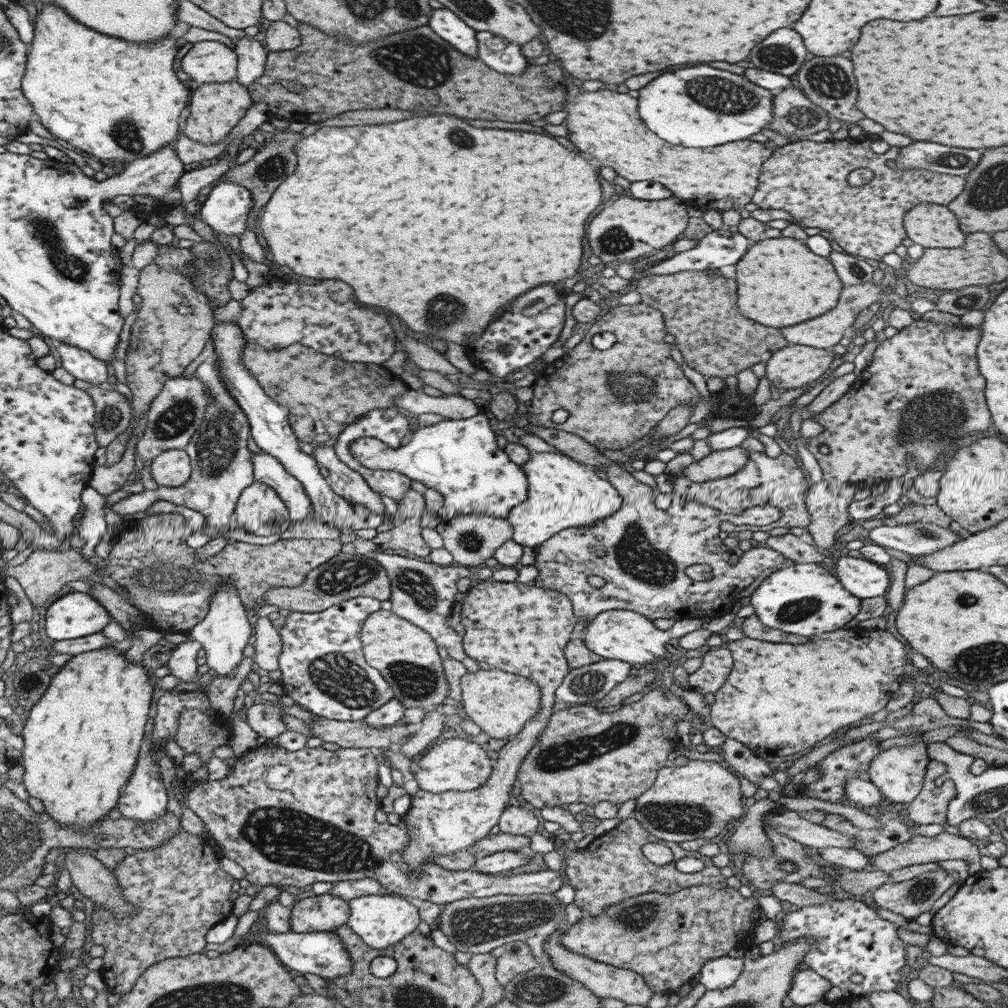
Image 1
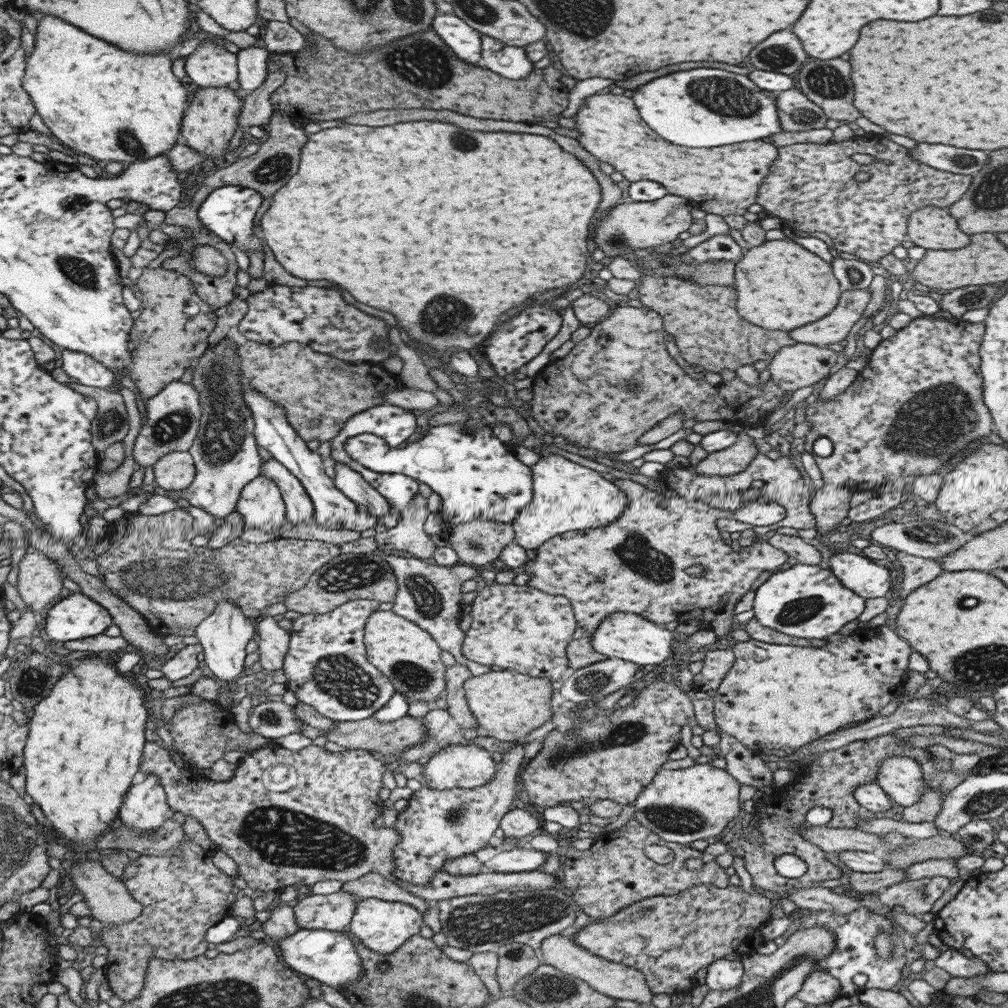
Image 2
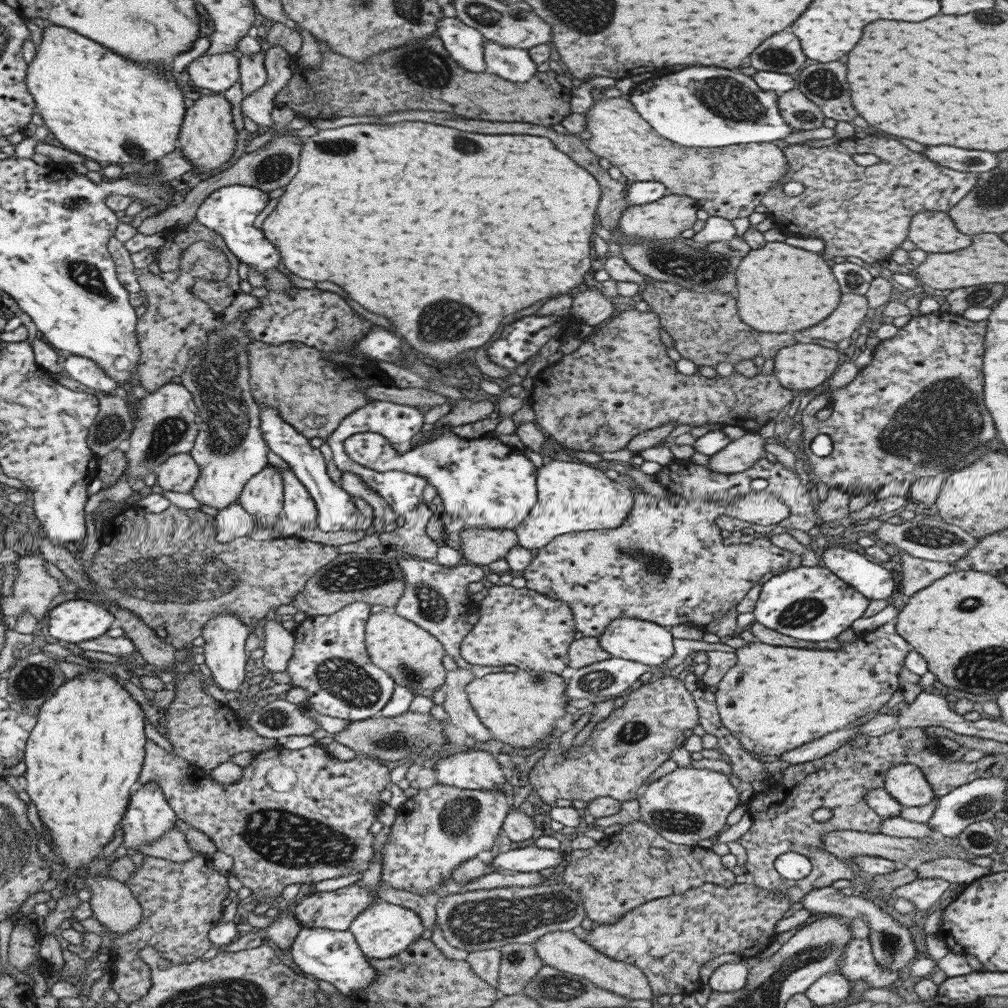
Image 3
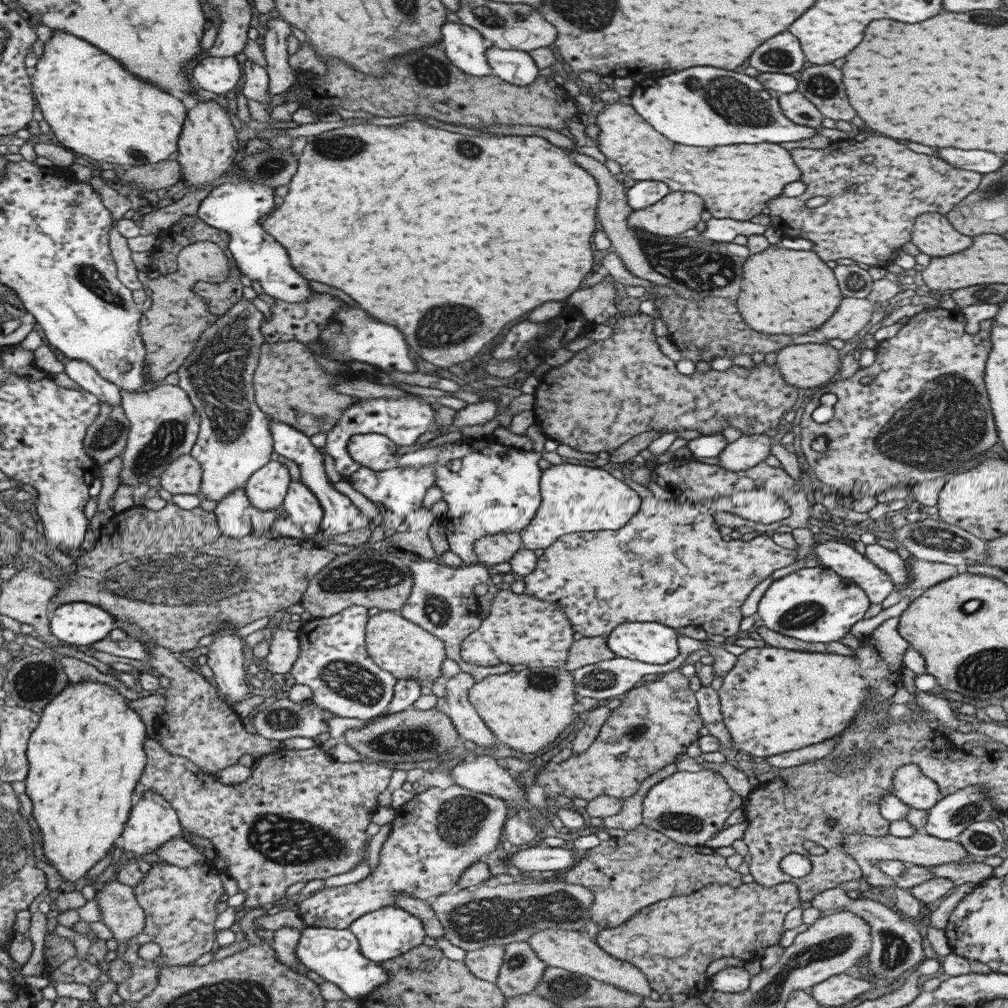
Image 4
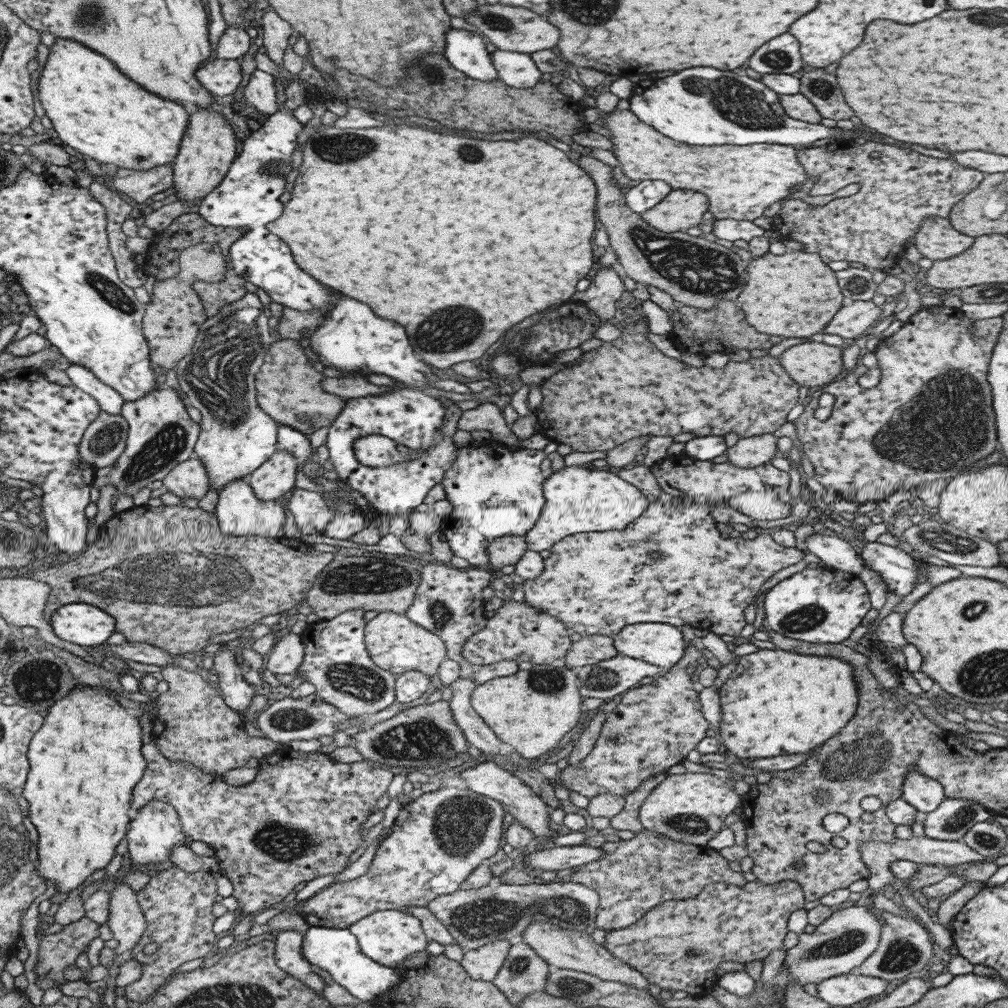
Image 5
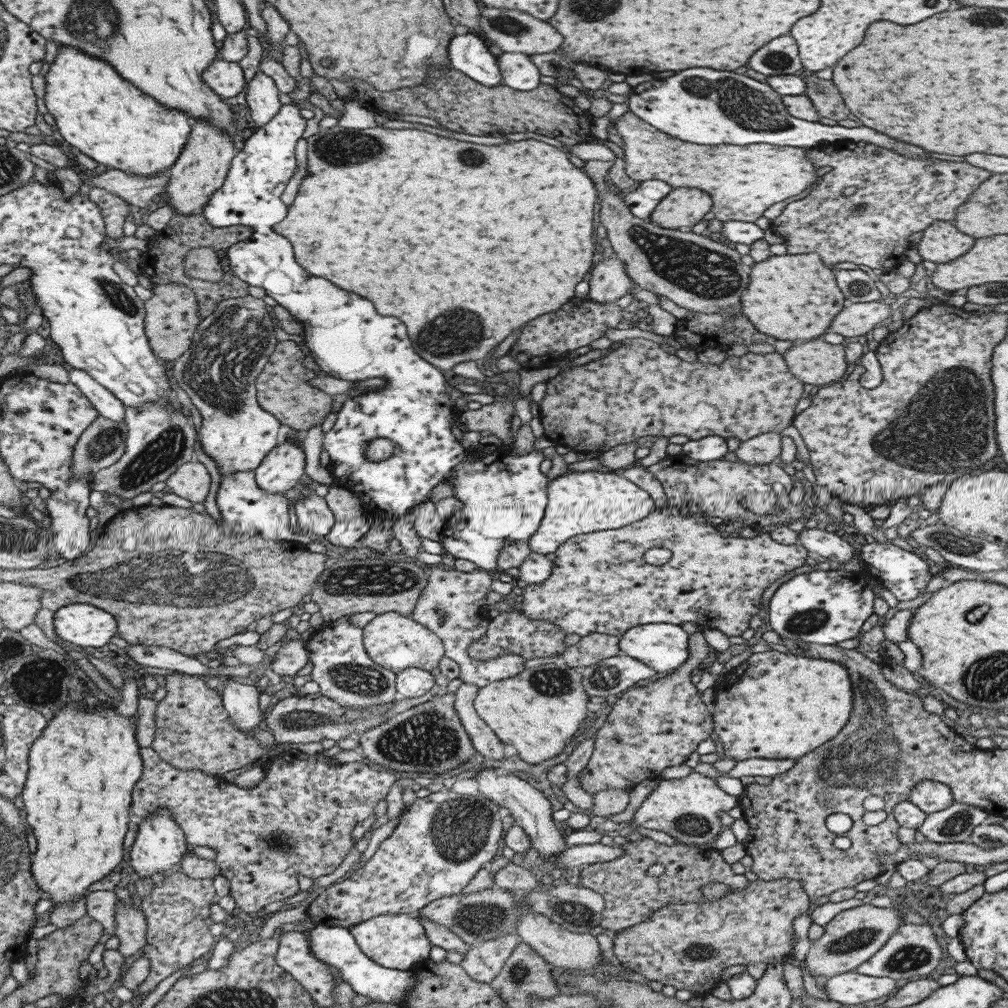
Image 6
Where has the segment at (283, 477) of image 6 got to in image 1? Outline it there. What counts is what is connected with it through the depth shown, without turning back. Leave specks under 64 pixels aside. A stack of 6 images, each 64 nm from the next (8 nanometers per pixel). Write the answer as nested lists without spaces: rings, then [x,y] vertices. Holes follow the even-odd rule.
[[[253,482],[240,492],[233,514],[235,522],[255,536],[278,534],[292,524],[283,501],[263,483]]]

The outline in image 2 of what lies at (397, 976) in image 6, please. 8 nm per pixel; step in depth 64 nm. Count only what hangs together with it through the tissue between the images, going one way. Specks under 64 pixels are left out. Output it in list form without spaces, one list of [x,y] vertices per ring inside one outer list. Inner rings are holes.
[[[299,929],[289,936],[269,942],[283,963],[293,971],[315,978],[319,982],[340,990],[348,982],[353,982],[362,973],[357,951],[343,931]]]

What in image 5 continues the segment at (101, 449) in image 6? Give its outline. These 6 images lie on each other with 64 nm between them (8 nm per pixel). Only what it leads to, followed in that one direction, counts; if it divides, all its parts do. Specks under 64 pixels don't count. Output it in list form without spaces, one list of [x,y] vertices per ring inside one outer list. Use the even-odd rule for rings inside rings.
[[[100,412],[88,425],[81,437],[79,458],[93,468],[113,466],[123,452],[128,424],[120,415]]]

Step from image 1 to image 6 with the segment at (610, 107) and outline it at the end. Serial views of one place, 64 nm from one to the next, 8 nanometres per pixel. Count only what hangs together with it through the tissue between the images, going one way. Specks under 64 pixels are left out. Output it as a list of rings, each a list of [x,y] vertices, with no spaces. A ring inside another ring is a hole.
[[[625,112],[612,120],[613,128],[617,136],[621,138],[621,150],[623,150],[624,171],[626,175],[635,180],[641,181],[660,180],[672,186],[672,188],[697,188],[706,192],[711,199],[714,218],[728,221],[738,220],[741,222],[755,222],[768,206],[781,202],[789,196],[795,196],[807,186],[813,184],[815,178],[814,166],[804,156],[804,149],[792,146],[775,146],[759,143],[757,146],[693,146],[689,142],[677,142],[668,134],[659,132],[653,126],[641,121],[632,112]]]

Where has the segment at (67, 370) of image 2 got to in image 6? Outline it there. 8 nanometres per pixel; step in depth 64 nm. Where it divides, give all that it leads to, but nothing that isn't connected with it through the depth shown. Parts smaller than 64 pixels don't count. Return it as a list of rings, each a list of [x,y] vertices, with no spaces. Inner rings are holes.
[[[69,370],[66,373],[68,382],[76,386],[85,396],[85,400],[97,410],[97,414],[112,421],[124,420],[124,407],[121,402],[109,392],[104,386],[93,380],[87,372],[83,370]]]

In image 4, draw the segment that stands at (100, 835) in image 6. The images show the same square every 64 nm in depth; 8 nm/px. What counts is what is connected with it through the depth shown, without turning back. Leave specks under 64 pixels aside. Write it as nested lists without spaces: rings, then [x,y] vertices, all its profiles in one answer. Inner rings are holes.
[[[83,681],[65,685],[53,700],[50,700],[41,711],[37,726],[31,731],[26,742],[27,774],[24,778],[25,794],[32,802],[31,815],[41,833],[41,849],[45,859],[51,862],[57,874],[61,877],[63,889],[73,886],[73,882],[86,875],[87,871],[97,862],[104,858],[115,842],[119,840],[123,832],[123,824],[128,818],[132,807],[132,792],[136,788],[137,781],[141,776],[146,756],[143,743],[146,739],[143,722],[139,714],[127,705],[128,700],[117,693],[113,687],[105,683],[95,681]]]

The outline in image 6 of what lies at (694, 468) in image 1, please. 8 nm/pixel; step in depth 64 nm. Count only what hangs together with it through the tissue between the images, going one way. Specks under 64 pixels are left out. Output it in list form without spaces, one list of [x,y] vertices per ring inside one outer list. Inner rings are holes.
[[[775,432],[758,434],[741,441],[733,451],[737,461],[749,465],[765,465],[778,460],[781,435]]]

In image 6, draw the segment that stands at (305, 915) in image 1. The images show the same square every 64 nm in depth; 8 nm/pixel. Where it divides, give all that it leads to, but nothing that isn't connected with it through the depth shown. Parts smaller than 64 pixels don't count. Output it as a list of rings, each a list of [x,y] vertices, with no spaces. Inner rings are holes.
[[[445,790],[416,798],[398,816],[399,823],[388,838],[379,844],[377,850],[362,867],[350,872],[323,890],[306,906],[307,919],[315,925],[348,928],[380,914],[411,914],[437,898],[461,893],[469,880],[479,872],[483,862],[493,859],[501,840],[502,811],[497,803],[468,792],[455,793]]]

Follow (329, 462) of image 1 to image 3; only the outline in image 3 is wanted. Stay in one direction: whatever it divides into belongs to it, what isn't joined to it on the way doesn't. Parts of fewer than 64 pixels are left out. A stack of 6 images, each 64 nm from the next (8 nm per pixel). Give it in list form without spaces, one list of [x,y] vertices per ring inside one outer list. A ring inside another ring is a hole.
[[[342,472],[339,478],[338,486],[341,487],[350,497],[357,496],[364,500],[372,508],[372,516],[383,518],[387,516],[387,522],[400,519],[395,519],[395,514],[391,512],[389,505],[375,492],[372,491],[367,485],[359,480],[359,476],[351,474],[351,472]]]

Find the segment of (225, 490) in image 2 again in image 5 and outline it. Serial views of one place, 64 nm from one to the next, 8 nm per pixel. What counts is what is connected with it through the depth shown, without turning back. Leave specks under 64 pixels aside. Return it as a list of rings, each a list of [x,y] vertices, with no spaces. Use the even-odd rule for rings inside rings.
[[[246,291],[246,293],[239,299],[233,302],[226,303],[222,305],[218,311],[213,316],[209,316],[208,319],[203,322],[200,326],[197,336],[195,338],[195,343],[191,347],[191,351],[187,353],[184,358],[179,360],[179,363],[173,368],[175,377],[177,378],[178,384],[181,389],[181,394],[186,397],[186,402],[191,407],[197,409],[201,413],[201,419],[198,422],[199,432],[198,437],[196,438],[194,447],[192,448],[192,456],[196,459],[199,459],[205,471],[207,472],[208,488],[216,488],[216,491],[219,493],[227,483],[231,483],[237,479],[246,478],[250,473],[253,473],[253,470],[256,470],[263,462],[276,451],[277,448],[277,439],[276,439],[276,430],[277,423],[265,414],[264,411],[261,411],[256,404],[256,391],[254,387],[254,378],[255,374],[259,372],[261,364],[263,364],[263,358],[265,358],[265,352],[267,348],[274,343],[274,336],[269,331],[269,326],[267,325],[268,314],[265,311],[265,307],[259,303],[257,295]]]

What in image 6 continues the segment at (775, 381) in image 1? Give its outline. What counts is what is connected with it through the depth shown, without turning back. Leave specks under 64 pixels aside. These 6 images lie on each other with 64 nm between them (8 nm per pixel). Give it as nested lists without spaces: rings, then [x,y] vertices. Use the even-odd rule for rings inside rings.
[[[813,339],[793,344],[781,356],[787,371],[801,383],[824,386],[845,377],[845,349]]]

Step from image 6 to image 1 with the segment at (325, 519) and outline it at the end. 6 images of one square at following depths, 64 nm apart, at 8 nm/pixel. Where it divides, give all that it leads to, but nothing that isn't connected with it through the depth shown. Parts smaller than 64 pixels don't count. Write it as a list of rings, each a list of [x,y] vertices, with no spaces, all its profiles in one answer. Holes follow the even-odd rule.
[[[266,452],[250,454],[253,481],[270,486],[283,501],[291,523],[301,521],[309,512],[310,500],[302,485],[288,474],[273,455]]]

